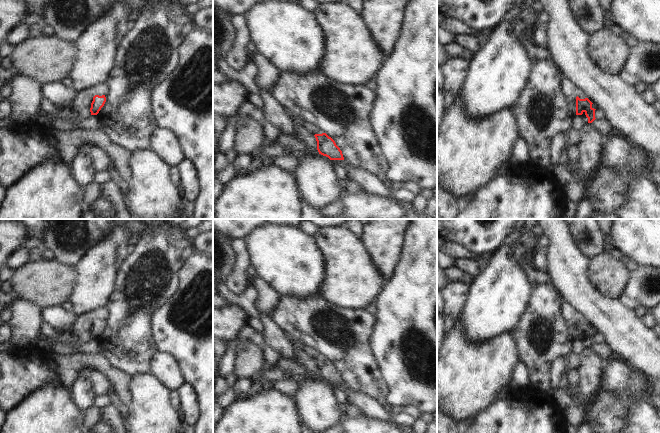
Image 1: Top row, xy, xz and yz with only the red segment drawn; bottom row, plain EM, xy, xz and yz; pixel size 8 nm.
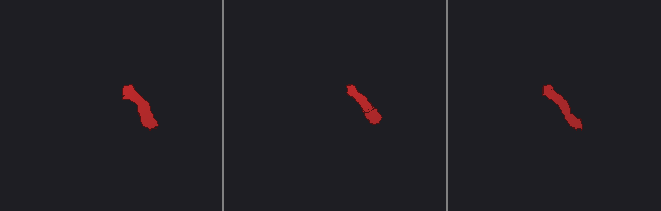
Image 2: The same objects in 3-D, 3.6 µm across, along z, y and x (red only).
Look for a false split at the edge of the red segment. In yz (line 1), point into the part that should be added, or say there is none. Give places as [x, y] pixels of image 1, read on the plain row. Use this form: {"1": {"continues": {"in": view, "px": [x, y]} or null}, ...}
{"1": {"continues": {"in": "yz", "px": [569, 313]}}}

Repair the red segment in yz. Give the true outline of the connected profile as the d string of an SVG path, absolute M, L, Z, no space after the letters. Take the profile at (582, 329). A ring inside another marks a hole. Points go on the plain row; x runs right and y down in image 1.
M566 302L562 306L562 314L566 320L569 333L573 340L582 339L583 337L588 342L588 347L592 347L595 342L595 334L592 331L592 326L588 323L580 323L577 319L581 316L571 305Z

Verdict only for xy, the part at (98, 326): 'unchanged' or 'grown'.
grown

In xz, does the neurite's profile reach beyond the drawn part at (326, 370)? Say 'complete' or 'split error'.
split error

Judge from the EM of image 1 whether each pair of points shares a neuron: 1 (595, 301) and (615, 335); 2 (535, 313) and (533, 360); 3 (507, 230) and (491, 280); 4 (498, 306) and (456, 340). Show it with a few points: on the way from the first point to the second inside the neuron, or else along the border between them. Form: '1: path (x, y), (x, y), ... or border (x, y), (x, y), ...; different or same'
1: path (600, 309), (615, 324), (615, 327); same
2: path (530, 325), (530, 338), (528, 341), (533, 348); same
3: border (514, 237), (504, 241), (492, 253); different
4: border (459, 315), (464, 334), (471, 341), (488, 339); different

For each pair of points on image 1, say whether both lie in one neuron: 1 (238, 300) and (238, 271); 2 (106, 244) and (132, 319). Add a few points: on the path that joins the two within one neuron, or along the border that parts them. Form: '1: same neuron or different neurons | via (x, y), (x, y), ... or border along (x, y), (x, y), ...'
1: different neurons | border along (223, 282), (234, 293), (240, 293), (248, 286)
2: different neurons | border along (117, 268), (114, 288), (109, 294)

